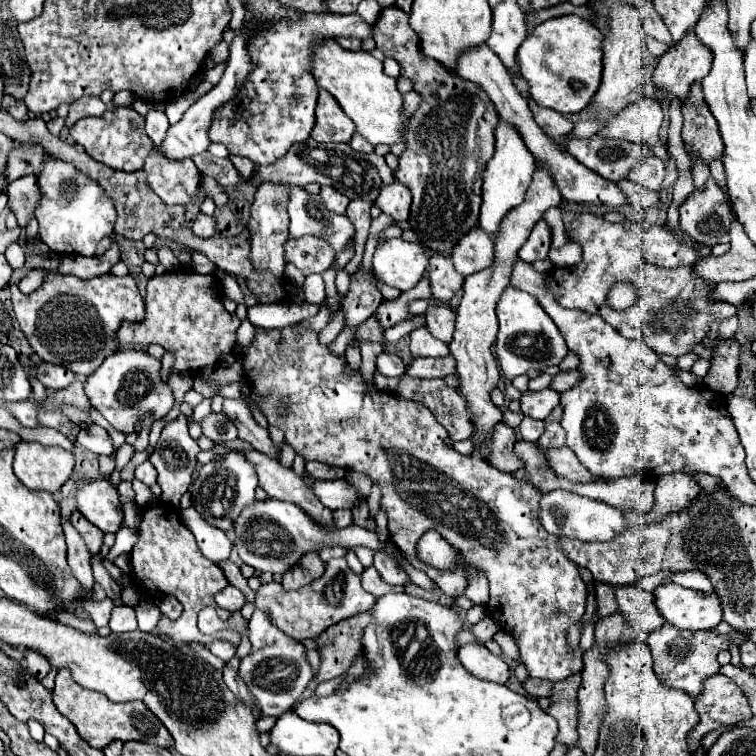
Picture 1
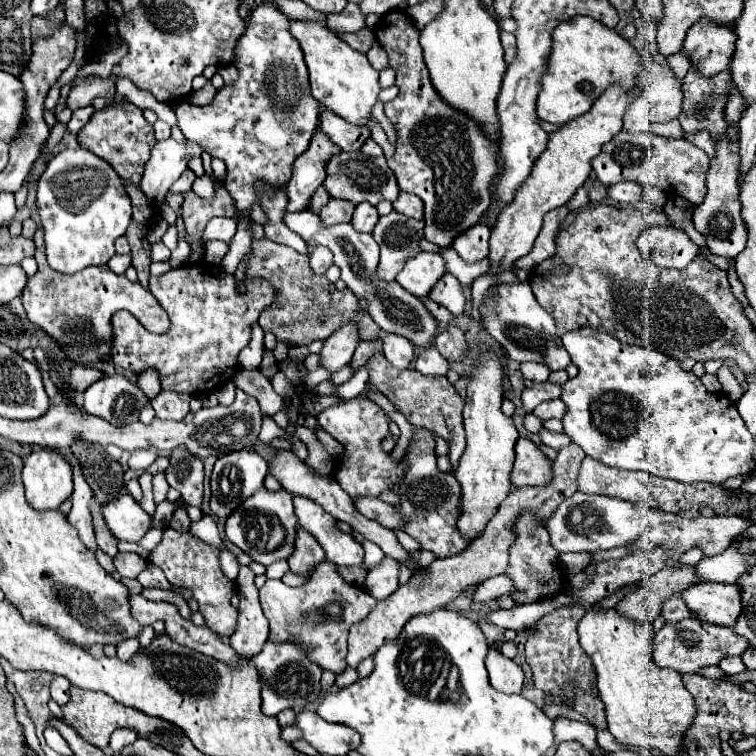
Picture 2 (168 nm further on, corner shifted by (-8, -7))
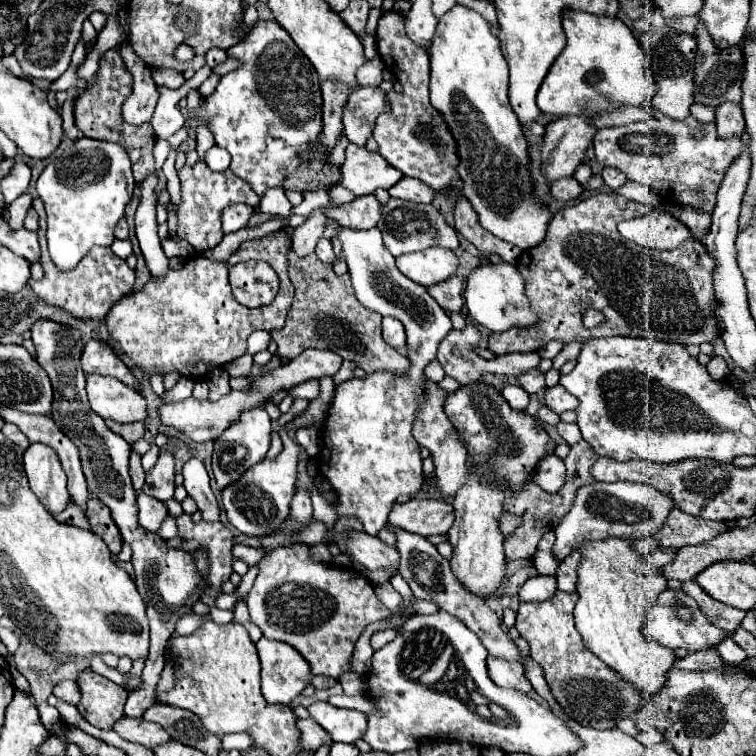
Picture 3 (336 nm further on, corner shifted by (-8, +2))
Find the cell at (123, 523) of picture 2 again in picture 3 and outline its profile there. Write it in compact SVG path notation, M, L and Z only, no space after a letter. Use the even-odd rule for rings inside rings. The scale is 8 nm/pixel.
M139 492L137 508L139 508L139 526L143 526L147 532L157 532L159 524L167 516L167 508L163 506L163 502Z

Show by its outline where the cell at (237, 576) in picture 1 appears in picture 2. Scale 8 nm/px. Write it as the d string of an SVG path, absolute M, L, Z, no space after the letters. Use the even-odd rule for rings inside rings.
M271 641L265 643L263 651L259 655L253 657L257 671L261 675L263 687L261 687L261 699L263 699L263 713L265 715L277 715L283 709L295 709L297 713L305 709L305 705L313 703L319 693L319 681L321 681L321 669L317 665L313 665L305 653L301 653L301 649L297 649L297 645L293 643L285 643L285 645L273 645Z

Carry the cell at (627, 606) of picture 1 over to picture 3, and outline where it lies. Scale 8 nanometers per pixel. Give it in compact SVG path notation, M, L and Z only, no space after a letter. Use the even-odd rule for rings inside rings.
M693 582L685 584L683 590L687 592L687 596L695 598L695 602L699 604L699 608L703 610L703 614L719 628L727 630L727 632L735 632L743 620L743 616L747 614L745 610L739 610L739 608L733 608L733 606L727 606L727 604L721 604L717 600L713 600L711 596L705 596L705 592L701 592L701 588Z

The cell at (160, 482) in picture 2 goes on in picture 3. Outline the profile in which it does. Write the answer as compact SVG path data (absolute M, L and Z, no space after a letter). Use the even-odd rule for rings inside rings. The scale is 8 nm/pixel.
M161 452L155 468L151 472L147 472L147 480L145 480L143 492L147 496L153 496L153 498L161 500L161 502L173 498L173 490L175 490L173 476L175 476L175 470L173 470L173 454Z

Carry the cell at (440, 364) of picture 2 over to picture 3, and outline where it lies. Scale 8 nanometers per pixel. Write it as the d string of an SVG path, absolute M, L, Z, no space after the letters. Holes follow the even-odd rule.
M431 360L431 364L427 364L427 368L425 368L425 376L429 376L431 380L435 380L437 383L441 382L443 376L445 376L445 370L443 370L441 362L439 360Z

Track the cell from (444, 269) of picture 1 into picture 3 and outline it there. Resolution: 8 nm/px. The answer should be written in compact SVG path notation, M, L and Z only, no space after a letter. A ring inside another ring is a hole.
M449 276L447 280L431 286L429 294L445 312L459 312L463 306L463 280L459 276Z

